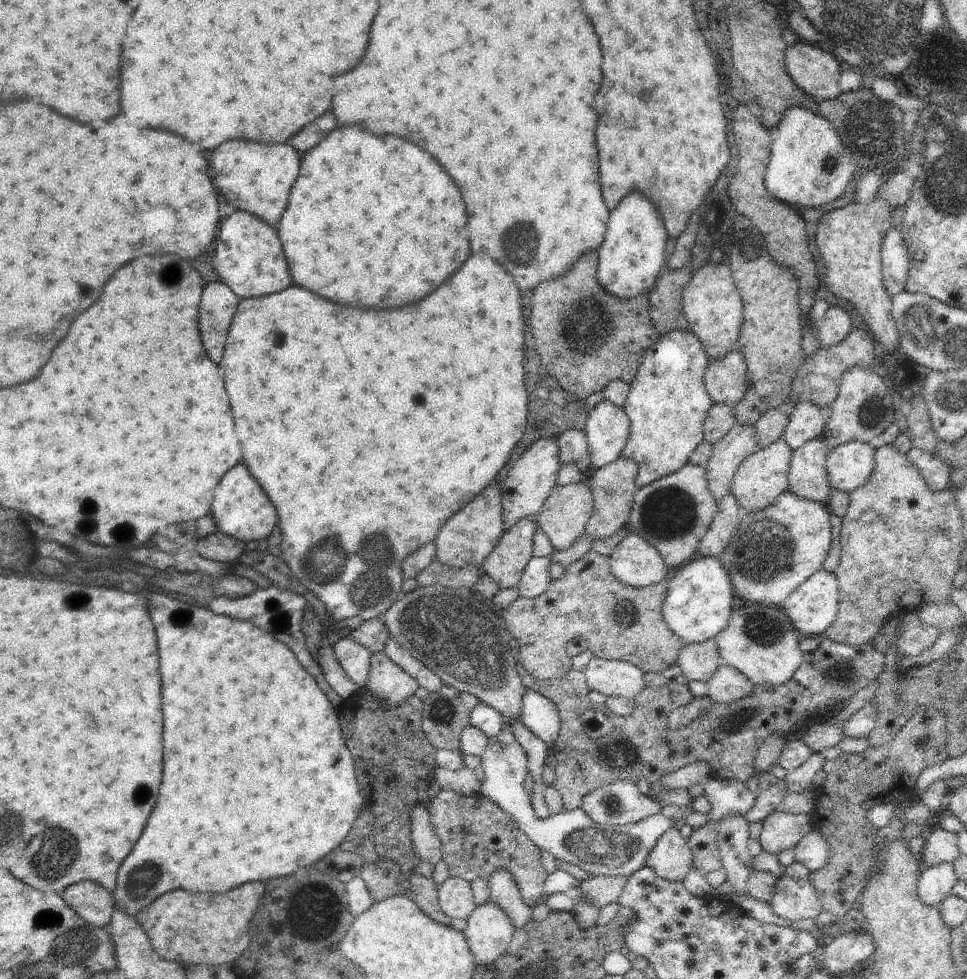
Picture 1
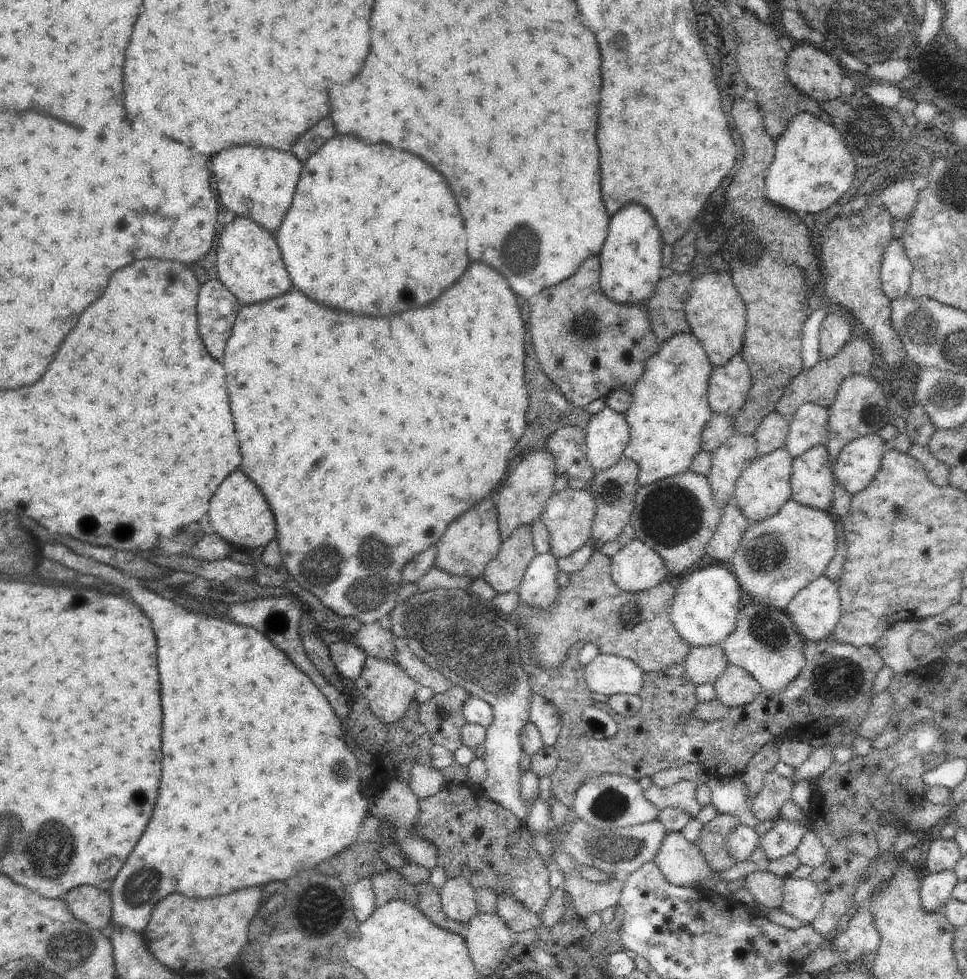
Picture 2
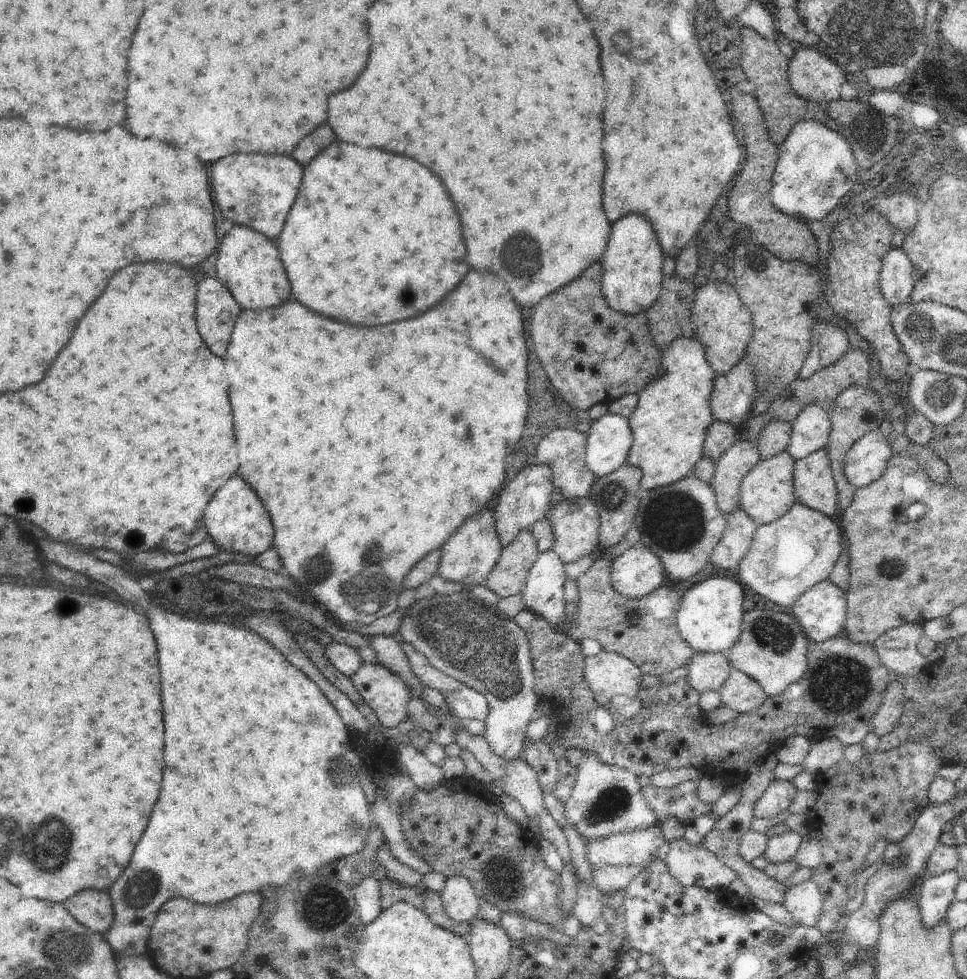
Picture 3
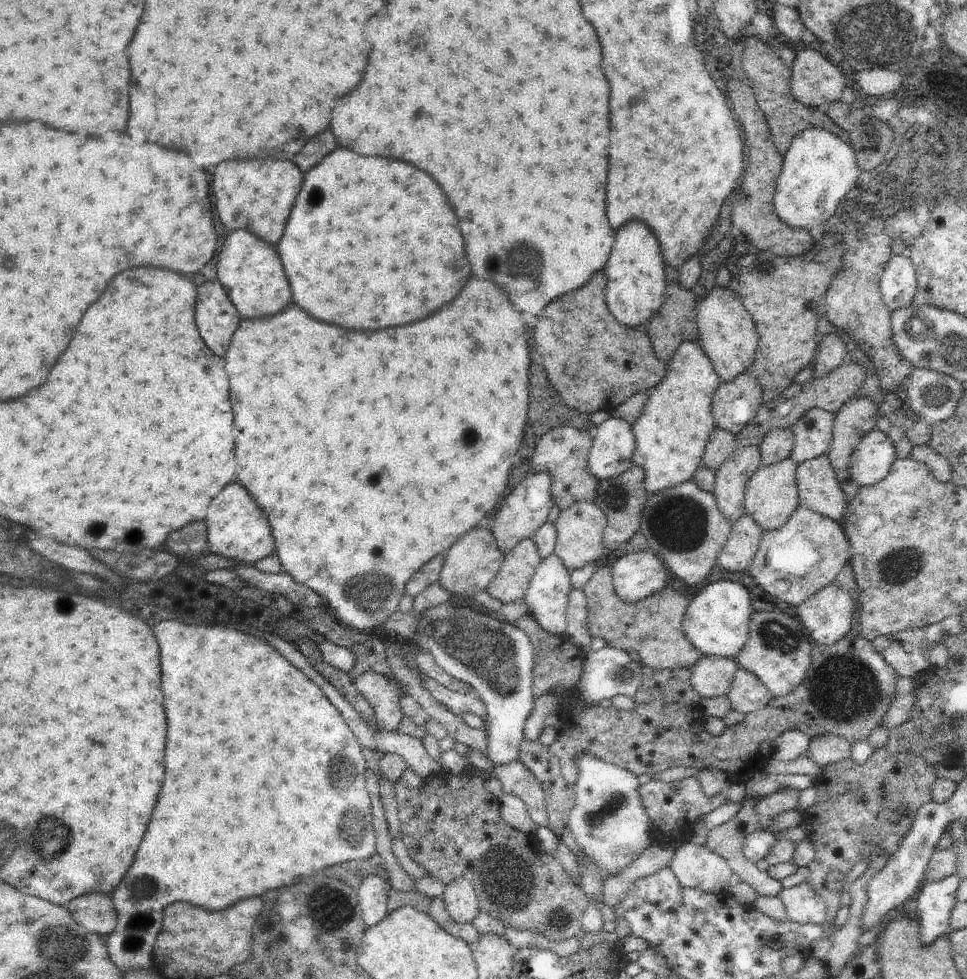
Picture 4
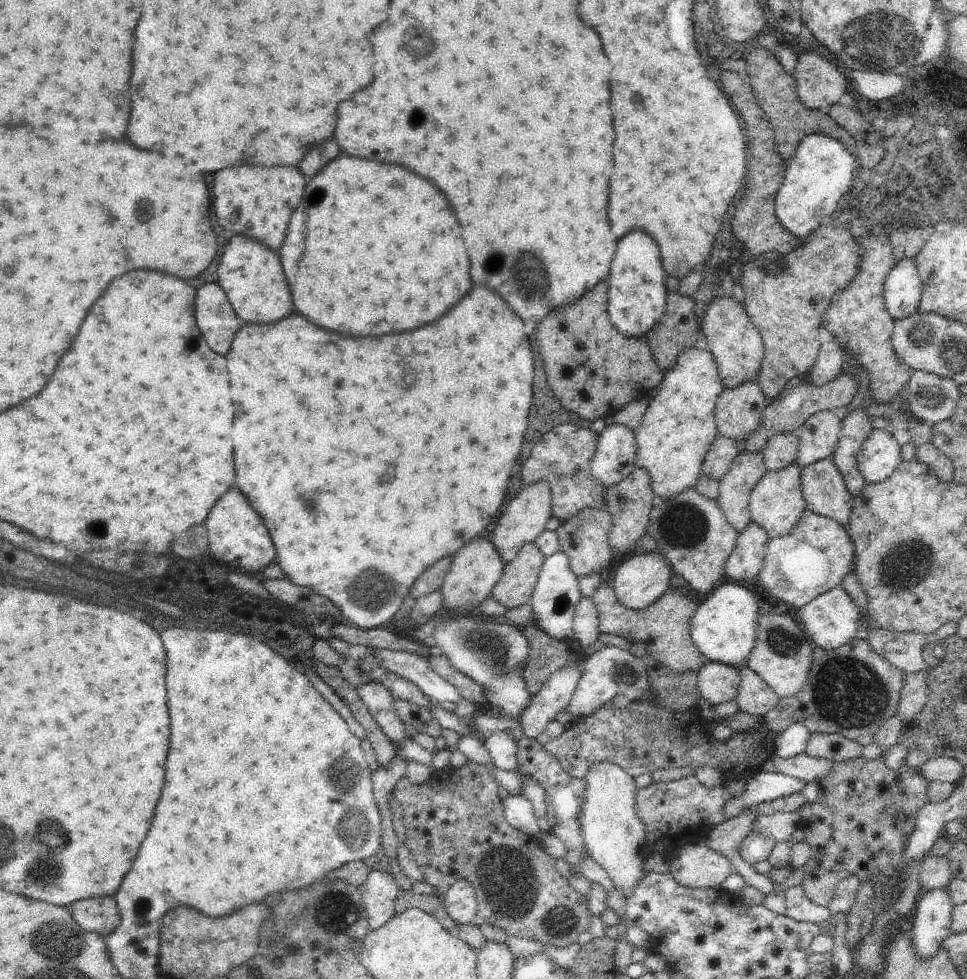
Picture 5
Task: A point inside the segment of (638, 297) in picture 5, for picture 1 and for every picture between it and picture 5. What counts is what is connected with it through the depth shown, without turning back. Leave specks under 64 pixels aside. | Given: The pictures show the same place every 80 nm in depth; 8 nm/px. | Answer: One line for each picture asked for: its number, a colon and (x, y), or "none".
1: (632, 257)
2: (631, 259)
3: (632, 269)
4: (635, 273)

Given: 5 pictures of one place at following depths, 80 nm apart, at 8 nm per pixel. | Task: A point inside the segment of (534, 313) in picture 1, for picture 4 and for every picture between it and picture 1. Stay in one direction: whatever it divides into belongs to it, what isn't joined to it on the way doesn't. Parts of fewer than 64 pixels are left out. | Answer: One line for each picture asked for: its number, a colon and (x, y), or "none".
2: (588, 345)
3: (593, 355)
4: (594, 363)

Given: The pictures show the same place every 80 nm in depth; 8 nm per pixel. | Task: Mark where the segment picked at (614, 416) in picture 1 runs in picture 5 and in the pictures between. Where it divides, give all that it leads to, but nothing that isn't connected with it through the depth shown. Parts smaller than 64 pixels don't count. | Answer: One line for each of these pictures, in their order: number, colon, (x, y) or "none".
2: (608, 433)
3: (610, 438)
4: (614, 444)
5: (614, 460)

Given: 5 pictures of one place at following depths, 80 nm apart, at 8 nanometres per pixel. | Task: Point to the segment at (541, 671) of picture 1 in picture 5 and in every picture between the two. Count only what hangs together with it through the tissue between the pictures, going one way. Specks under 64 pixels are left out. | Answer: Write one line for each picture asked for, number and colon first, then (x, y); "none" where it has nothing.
2: (593, 608)
3: (644, 630)
4: (652, 627)
5: (664, 626)

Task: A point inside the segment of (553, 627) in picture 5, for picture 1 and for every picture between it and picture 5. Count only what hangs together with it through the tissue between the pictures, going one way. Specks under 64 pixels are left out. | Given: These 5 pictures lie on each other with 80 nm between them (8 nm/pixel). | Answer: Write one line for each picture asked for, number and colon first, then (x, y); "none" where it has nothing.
1: (535, 580)
2: (539, 589)
3: (543, 594)
4: (547, 596)

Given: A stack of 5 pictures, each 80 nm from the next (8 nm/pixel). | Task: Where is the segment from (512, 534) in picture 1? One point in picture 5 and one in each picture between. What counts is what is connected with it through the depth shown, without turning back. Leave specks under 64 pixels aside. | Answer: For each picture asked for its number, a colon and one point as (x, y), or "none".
2: (504, 572)
3: (508, 577)
4: (510, 585)
5: (516, 585)

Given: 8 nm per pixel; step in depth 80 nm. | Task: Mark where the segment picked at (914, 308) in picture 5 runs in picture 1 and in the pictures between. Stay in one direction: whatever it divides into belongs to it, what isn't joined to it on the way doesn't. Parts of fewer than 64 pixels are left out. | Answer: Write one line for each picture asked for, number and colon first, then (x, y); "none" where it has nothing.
1: (895, 261)
2: (896, 269)
3: (896, 280)
4: (898, 285)

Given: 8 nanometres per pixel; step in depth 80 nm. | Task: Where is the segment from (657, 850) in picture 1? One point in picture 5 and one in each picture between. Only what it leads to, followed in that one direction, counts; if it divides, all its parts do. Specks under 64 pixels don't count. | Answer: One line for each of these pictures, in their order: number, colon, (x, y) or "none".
2: (680, 861)
3: (691, 864)
4: (695, 866)
5: (695, 865)

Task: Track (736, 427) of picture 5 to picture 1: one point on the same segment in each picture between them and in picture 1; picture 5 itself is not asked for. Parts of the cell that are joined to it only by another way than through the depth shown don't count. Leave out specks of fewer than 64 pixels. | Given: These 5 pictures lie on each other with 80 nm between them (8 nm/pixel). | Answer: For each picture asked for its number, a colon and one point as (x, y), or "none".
1: (726, 379)
2: (729, 386)
3: (733, 395)
4: (735, 404)

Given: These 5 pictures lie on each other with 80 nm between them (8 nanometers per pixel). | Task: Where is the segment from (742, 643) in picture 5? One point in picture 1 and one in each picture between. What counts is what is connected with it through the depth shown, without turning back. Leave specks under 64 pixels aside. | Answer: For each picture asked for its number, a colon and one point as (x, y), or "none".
1: (698, 606)
2: (704, 611)
3: (709, 619)
4: (717, 622)

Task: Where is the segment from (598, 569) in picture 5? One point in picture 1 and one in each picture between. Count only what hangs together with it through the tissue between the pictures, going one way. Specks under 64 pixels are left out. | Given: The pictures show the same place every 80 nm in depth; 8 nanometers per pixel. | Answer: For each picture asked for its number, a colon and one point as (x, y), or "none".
1: (565, 513)
2: (569, 515)
3: (576, 522)
4: (580, 529)

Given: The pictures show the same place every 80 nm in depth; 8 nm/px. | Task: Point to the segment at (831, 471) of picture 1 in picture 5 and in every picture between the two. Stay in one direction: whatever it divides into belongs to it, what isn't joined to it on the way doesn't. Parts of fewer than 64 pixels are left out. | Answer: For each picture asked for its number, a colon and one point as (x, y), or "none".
2: (858, 463)
3: (866, 461)
4: (871, 461)
5: (880, 455)

